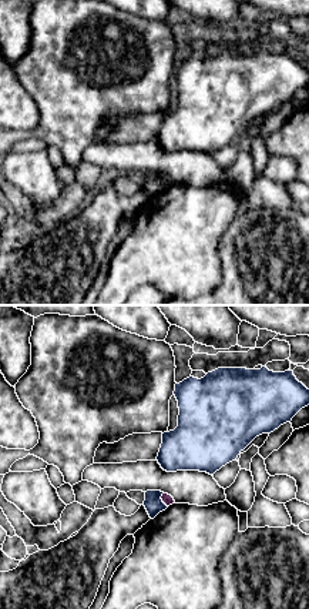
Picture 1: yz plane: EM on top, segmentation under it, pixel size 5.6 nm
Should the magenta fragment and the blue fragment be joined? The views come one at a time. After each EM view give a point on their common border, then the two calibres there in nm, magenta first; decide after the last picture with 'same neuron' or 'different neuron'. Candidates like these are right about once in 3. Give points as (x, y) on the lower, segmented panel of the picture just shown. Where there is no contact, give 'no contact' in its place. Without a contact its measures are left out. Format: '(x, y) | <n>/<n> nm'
(161, 498) | 60/100 nm

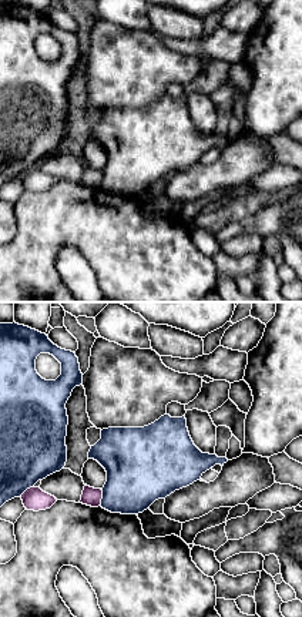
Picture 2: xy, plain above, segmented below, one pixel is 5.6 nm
(101, 498) | 100/360 nm

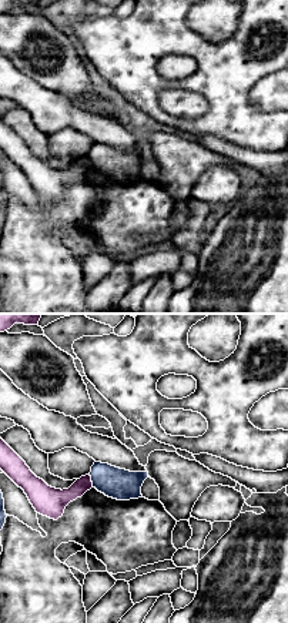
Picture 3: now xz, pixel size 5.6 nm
(90, 481) | 160/180 nm

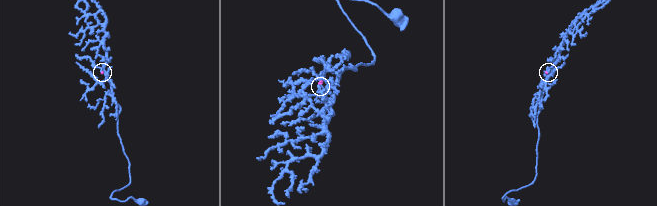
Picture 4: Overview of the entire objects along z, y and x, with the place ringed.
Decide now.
different neuron

